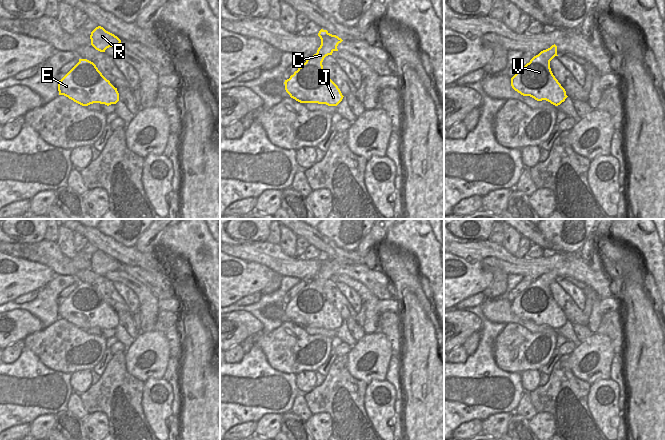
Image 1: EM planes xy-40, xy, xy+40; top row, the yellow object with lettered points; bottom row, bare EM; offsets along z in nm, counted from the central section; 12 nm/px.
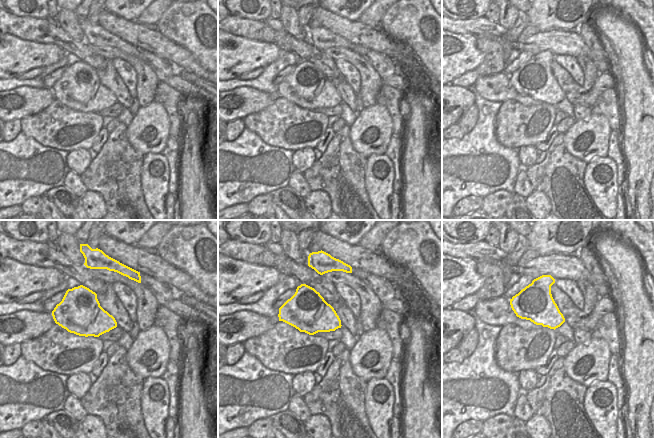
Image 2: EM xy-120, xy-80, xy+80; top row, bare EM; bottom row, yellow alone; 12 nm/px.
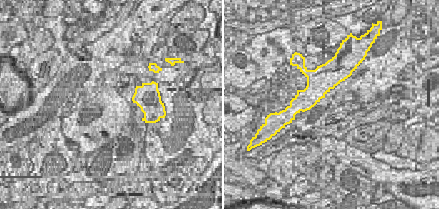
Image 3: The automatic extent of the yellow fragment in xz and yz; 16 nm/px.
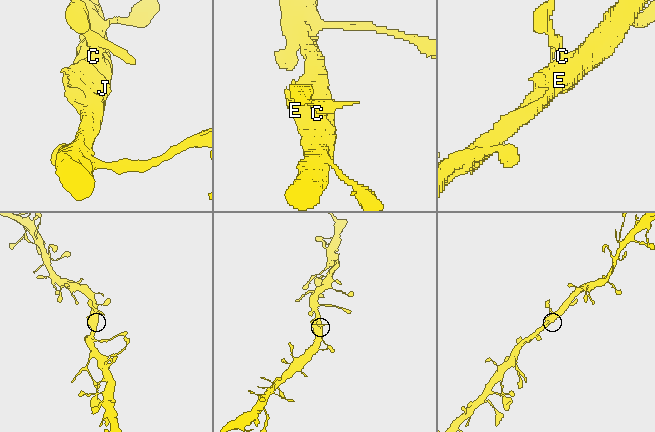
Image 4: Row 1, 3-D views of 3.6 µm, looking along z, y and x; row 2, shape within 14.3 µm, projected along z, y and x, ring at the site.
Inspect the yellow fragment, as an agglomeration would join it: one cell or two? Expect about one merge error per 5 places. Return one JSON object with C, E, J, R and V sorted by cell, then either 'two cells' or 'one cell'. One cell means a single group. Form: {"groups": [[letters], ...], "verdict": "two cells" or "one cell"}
{"groups": [["C", "E", "J", "R", "V"]], "verdict": "one cell"}

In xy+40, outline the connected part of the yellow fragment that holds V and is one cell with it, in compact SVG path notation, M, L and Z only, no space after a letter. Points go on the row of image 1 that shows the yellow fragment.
M555 44L534 56L511 78L512 88L537 101L546 100L555 106L560 105L568 96L550 68L550 61L555 56L558 56Z

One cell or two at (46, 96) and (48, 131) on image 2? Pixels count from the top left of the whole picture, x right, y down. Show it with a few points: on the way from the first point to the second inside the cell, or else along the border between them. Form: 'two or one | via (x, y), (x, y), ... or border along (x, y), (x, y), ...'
two | border along (54, 98), (49, 105), (26, 117)

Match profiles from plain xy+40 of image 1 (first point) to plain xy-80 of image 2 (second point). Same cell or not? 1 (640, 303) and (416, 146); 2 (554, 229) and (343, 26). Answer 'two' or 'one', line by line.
1: one
2: two

